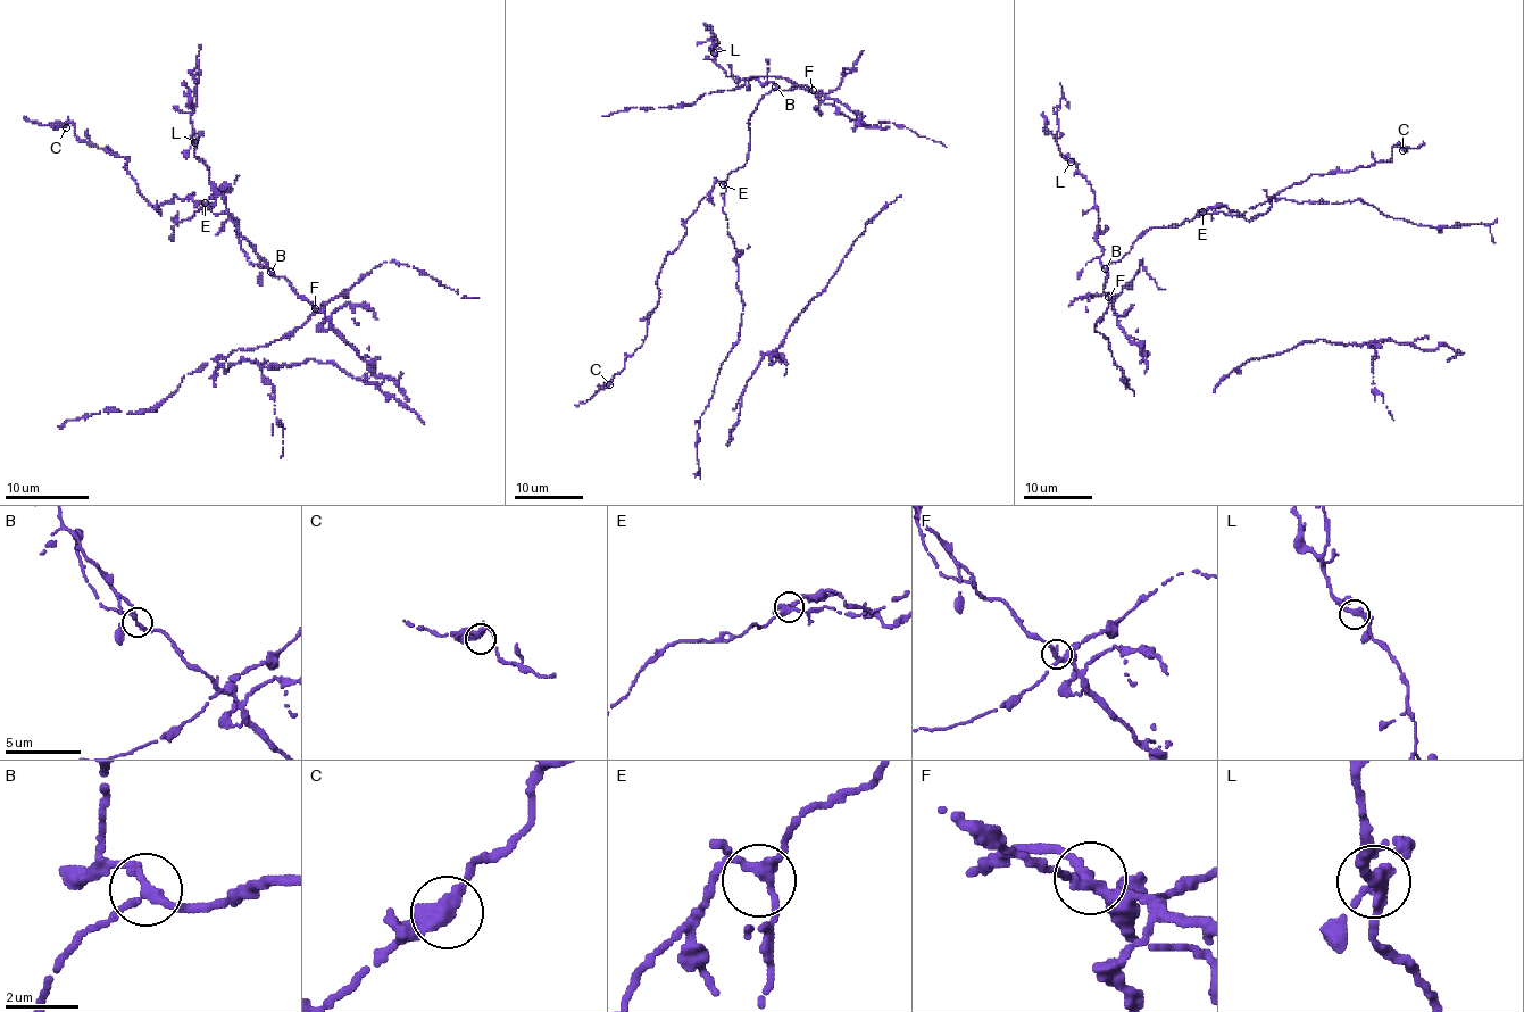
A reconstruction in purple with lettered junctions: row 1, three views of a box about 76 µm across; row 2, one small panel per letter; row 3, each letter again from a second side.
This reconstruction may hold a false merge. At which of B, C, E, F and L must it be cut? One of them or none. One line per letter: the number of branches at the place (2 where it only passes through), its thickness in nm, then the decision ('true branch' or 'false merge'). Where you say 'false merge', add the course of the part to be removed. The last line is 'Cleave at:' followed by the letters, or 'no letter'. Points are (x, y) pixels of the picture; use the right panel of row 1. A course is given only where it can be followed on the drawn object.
B: 3 | 240 nm | true branch
C: 2 | 400 nm | true branch
E: 4 | 280 nm | true branch
F: 3 | 320 nm | true branch
L: 2 | 360 nm | true branch
Cleave at: no letter

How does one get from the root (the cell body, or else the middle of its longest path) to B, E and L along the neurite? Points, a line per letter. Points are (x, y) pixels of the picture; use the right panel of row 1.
B: (1107, 295), (1104, 291), (1108, 274), (1105, 268)
E: (1107, 295), (1104, 291), (1107, 266), (1118, 262), (1139, 238), (1152, 227), (1177, 227), (1202, 212)
L: (1107, 295), (1104, 285), (1108, 272), (1100, 259), (1104, 248), (1097, 239), (1094, 195), (1071, 162)

